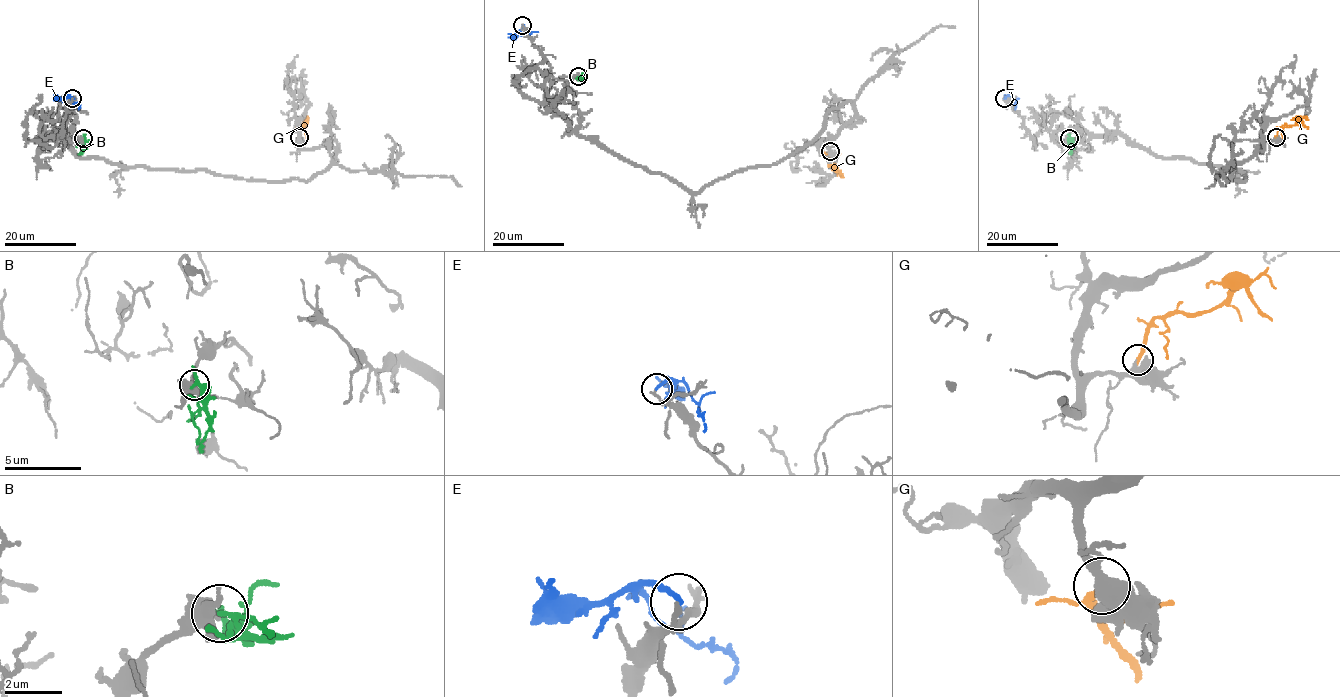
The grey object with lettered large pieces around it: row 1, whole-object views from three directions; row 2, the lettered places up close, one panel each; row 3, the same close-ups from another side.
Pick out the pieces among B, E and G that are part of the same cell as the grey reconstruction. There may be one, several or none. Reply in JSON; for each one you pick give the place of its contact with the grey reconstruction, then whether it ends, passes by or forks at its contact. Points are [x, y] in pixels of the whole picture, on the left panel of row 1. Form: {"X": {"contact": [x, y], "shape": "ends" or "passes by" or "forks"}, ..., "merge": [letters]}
{"G": {"contact": [299, 137], "shape": "ends"}, "merge": ["G"]}

